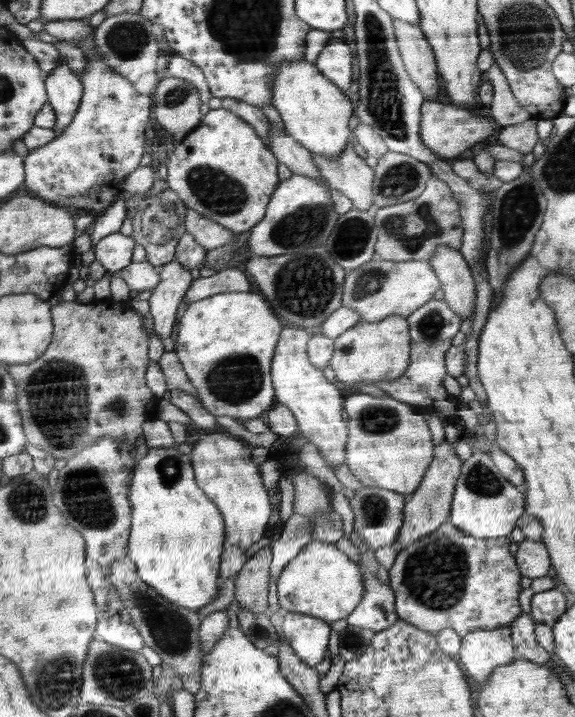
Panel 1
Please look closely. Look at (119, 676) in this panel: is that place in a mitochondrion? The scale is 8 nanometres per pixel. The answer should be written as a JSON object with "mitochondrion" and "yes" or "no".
{"mitochondrion":"yes"}

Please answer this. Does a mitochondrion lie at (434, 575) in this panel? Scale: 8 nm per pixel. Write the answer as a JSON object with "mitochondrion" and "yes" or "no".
{"mitochondrion":"yes"}

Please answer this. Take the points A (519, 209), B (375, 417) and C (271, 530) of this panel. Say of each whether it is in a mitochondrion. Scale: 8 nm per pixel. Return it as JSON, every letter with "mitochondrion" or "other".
{"A":"mitochondrion","B":"mitochondrion","C":"other"}

